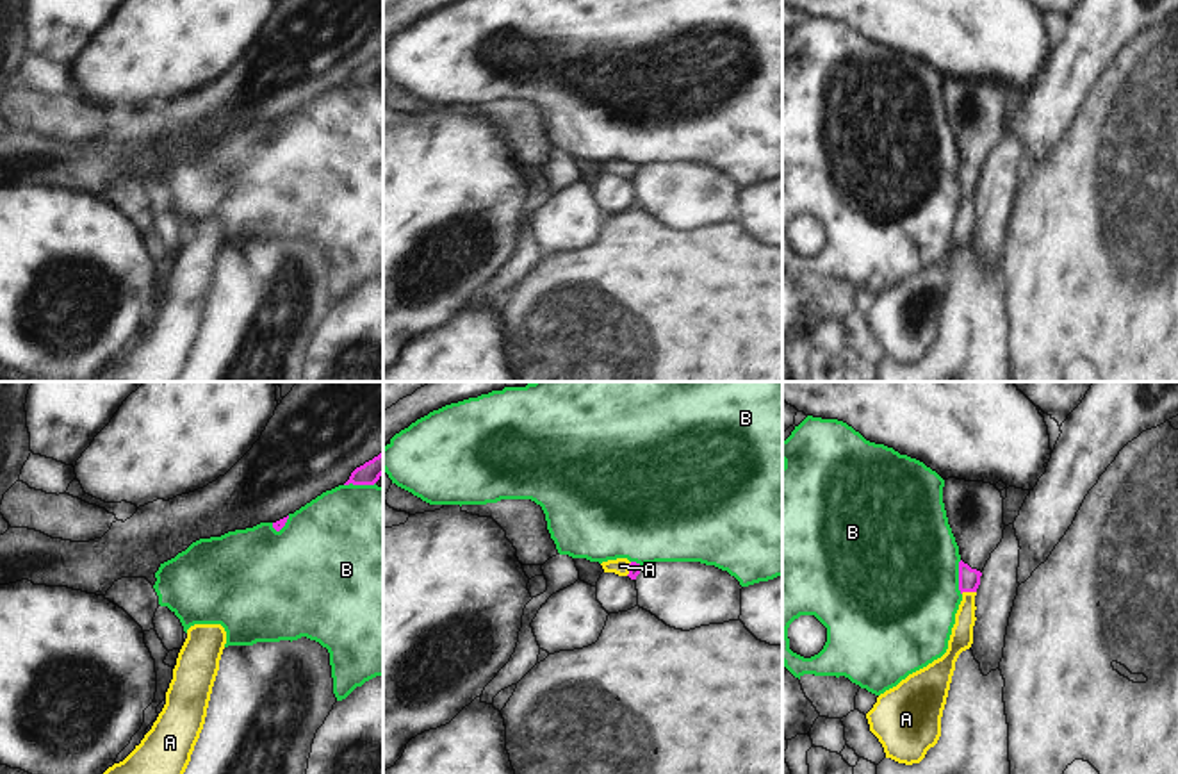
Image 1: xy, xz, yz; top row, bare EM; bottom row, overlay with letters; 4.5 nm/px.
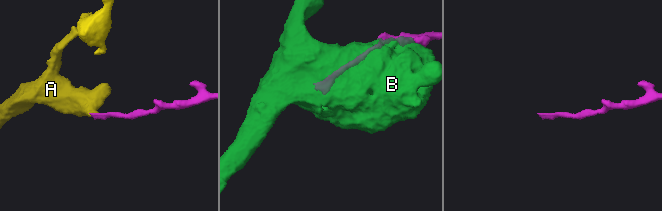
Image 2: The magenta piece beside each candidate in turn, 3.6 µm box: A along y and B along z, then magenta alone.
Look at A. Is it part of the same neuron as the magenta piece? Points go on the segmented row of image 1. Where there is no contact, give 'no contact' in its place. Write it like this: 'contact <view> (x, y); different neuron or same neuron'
contact yz (968, 591); same neuron

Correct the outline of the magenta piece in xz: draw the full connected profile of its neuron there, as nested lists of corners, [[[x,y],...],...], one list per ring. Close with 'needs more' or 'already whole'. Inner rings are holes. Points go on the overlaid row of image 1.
[[[627,558],[608,560],[601,564],[604,572],[615,572],[618,576],[629,576],[636,580],[640,574],[642,565],[636,562],[629,562]]] | needs more

